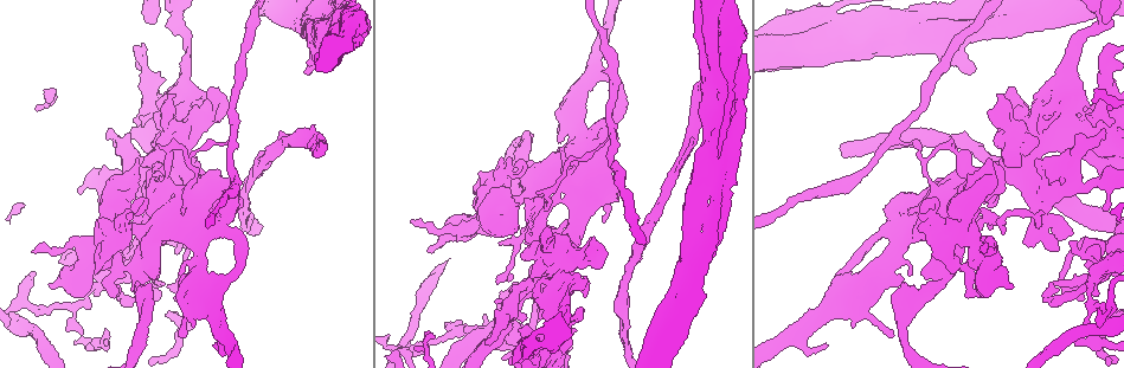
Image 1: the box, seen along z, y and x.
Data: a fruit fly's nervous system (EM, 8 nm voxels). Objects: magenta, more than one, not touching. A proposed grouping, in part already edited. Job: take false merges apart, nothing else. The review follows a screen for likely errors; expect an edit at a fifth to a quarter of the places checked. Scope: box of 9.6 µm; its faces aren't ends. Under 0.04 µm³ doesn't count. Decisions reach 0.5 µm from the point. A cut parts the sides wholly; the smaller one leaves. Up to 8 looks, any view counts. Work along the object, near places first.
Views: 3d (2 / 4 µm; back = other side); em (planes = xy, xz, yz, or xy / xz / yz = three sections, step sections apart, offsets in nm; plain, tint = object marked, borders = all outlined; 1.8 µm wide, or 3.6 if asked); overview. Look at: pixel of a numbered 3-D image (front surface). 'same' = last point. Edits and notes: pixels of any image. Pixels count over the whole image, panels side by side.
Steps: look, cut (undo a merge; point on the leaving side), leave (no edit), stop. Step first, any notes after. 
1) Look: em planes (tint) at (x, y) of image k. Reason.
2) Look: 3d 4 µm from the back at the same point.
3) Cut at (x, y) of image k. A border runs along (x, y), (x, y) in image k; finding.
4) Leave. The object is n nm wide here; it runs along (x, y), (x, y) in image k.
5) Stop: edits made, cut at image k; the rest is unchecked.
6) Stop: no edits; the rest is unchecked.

Look: 3d 2 µm at (102, 264) of image 1. Closes a loop.

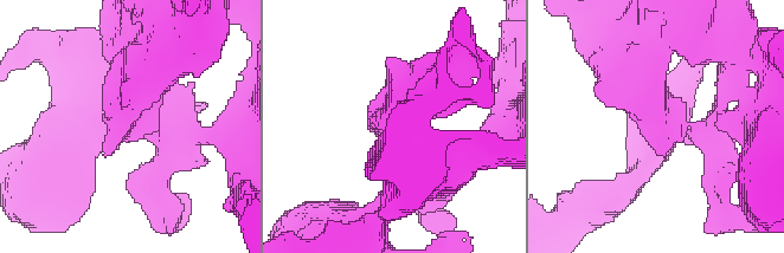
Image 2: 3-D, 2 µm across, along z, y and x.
Look: em xz step 8 (tint) at (664, 131) of image 2. Now the EM.

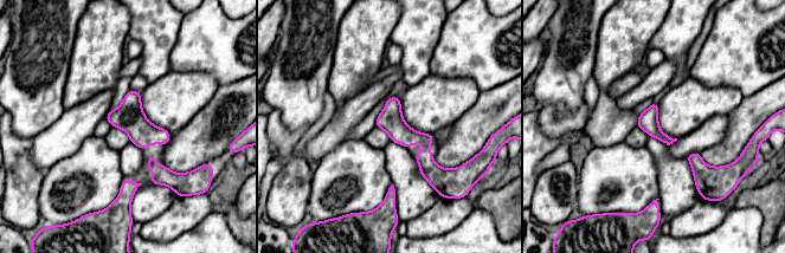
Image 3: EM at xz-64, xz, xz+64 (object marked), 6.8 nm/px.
Leave. It runs along (391, 99), (392, 118), (425, 144), (435, 177) in image 3; one cell here.

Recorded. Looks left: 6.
Look: em planes (tint) at (488, 332) of image 1. Four arms meet.

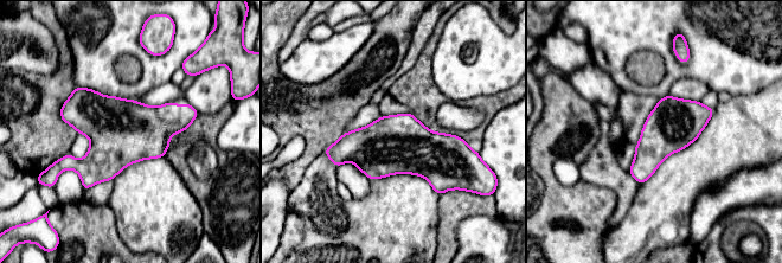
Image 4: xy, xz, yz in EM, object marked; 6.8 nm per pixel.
Leave. One cell here.

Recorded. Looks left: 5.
Look: em 3.6 µm planes (tint) at (1099, 130) of image 1.

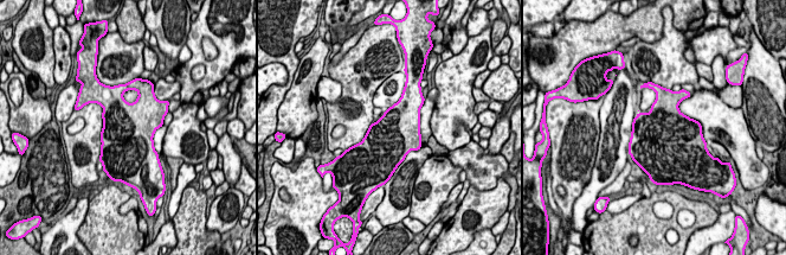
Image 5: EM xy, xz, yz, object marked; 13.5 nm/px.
Leave. One cell here.

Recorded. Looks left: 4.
Look: em planes (plain) at (611, 135) of image 1.

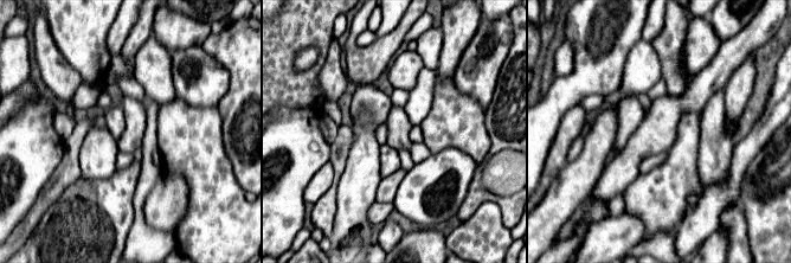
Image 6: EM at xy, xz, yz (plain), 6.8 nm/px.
Look: em planes (tint) at the same point.

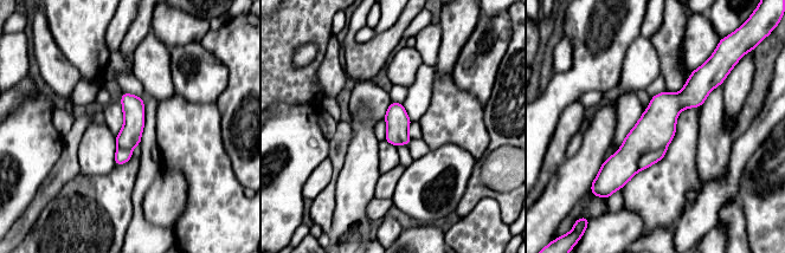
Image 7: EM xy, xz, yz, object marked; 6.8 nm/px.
Cut at (655, 130) of image 7. A border runs along (664, 148), (645, 153), (637, 169) in image 7; a second cell is stuck on.

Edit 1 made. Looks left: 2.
Stop: edits made, cut at image 7; the rest is unchecked.

